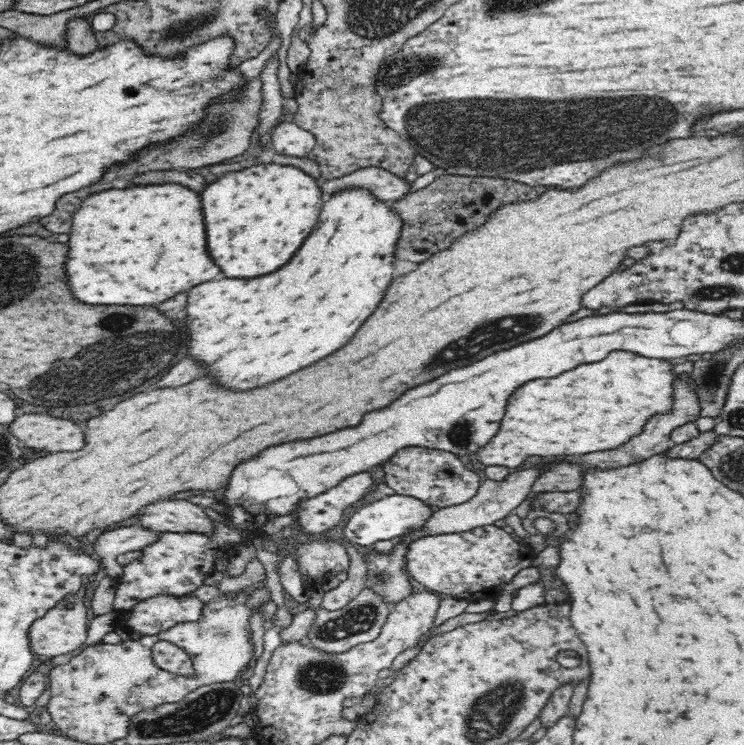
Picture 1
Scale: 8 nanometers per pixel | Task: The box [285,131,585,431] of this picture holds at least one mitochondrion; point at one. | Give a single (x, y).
(506, 329)

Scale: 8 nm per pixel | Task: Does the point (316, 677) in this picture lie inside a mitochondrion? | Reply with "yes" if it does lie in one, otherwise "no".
yes

